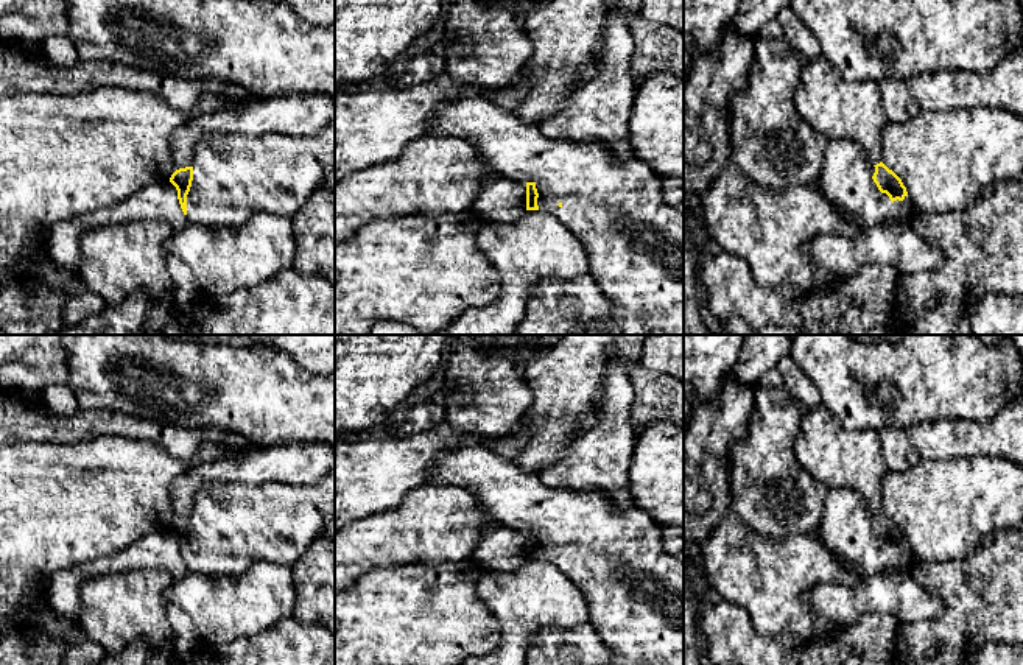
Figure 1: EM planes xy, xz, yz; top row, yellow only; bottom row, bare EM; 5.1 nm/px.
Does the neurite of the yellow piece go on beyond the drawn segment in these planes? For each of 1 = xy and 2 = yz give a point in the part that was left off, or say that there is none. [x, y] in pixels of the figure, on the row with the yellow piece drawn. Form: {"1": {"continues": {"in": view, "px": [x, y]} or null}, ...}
{"1": {"continues": {"in": "xy", "px": [235, 176]}}, "2": {"continues": {"in": "yz", "px": [846, 179]}}}

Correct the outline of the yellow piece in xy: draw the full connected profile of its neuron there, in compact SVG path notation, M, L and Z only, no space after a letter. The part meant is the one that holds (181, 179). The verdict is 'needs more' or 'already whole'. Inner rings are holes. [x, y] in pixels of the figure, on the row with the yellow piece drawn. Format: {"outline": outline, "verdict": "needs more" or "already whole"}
{"outline": "M335 120L310 137L282 134L257 137L241 134L210 135L195 148L193 164L176 170L170 182L178 190L178 199L188 224L237 227L257 213L293 218L332 170L335 170Z", "verdict": "needs more"}

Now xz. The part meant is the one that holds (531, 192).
{"outline": "M483 97L441 103L431 135L466 140L498 174L526 185L526 210L556 216L584 245L589 274L603 290L624 335L684 335L684 215L665 202L660 176L645 160L634 157L618 164L603 143L545 137L539 126L523 123Z", "verdict": "needs more"}

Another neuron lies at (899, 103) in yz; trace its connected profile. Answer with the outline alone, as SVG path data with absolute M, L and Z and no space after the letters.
M881 79L881 103L889 121L906 123L920 112L920 106L909 90L906 79Z

